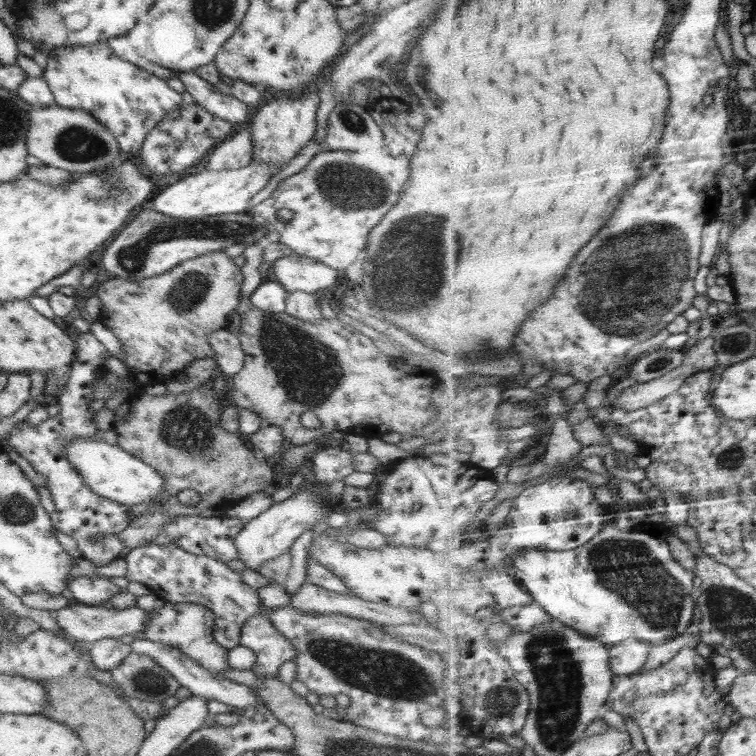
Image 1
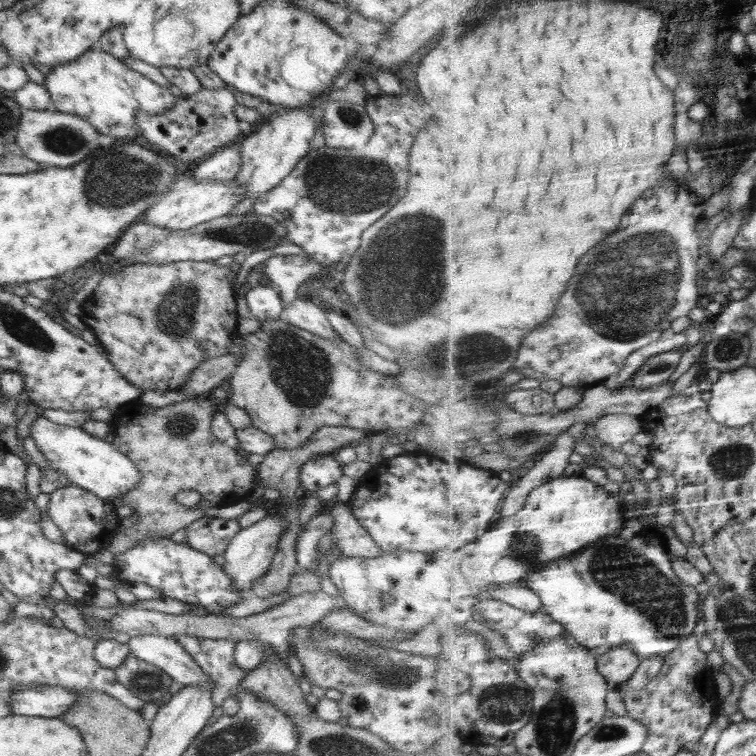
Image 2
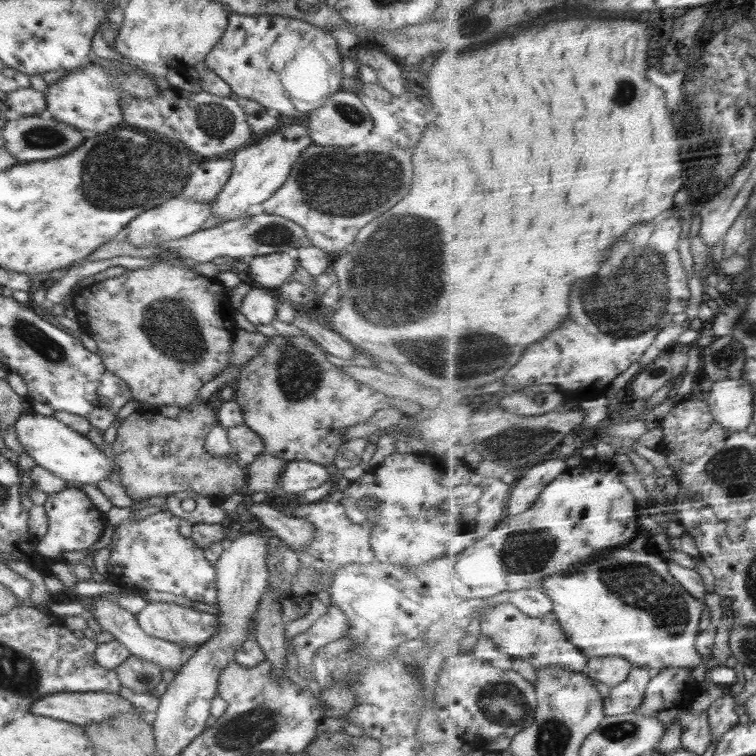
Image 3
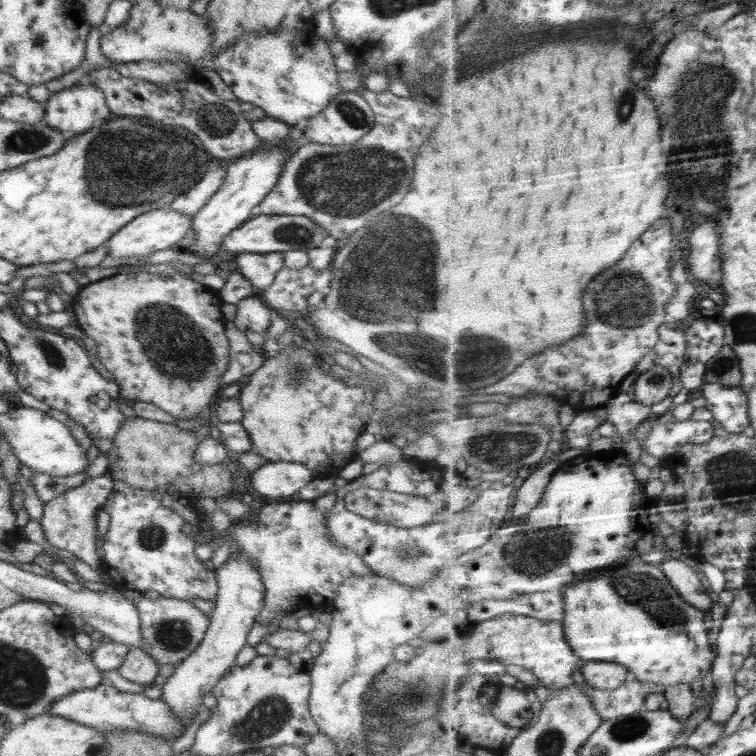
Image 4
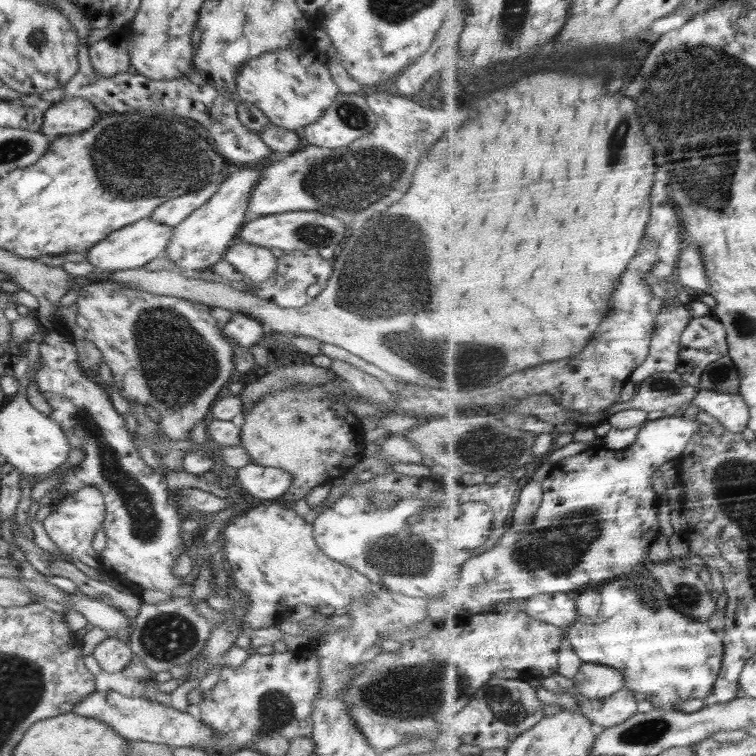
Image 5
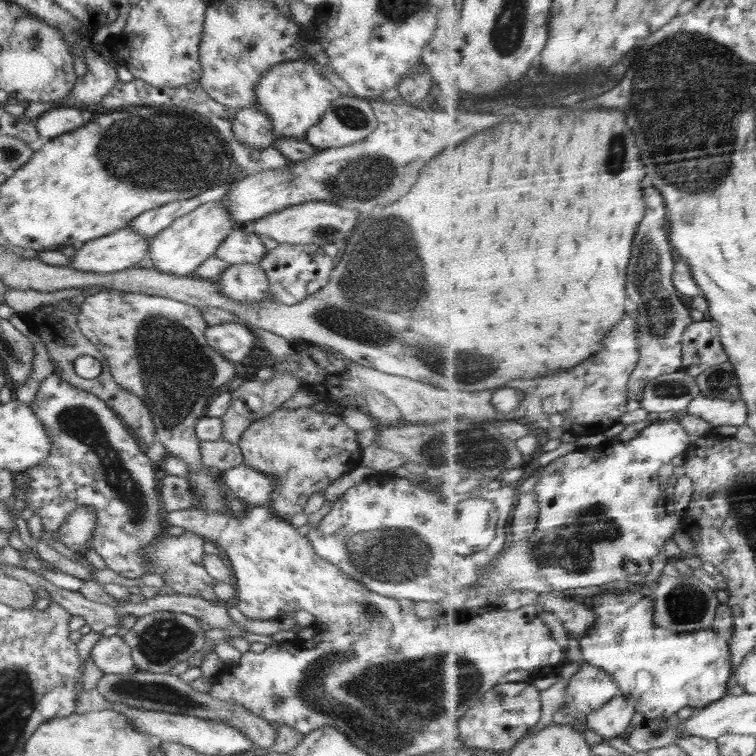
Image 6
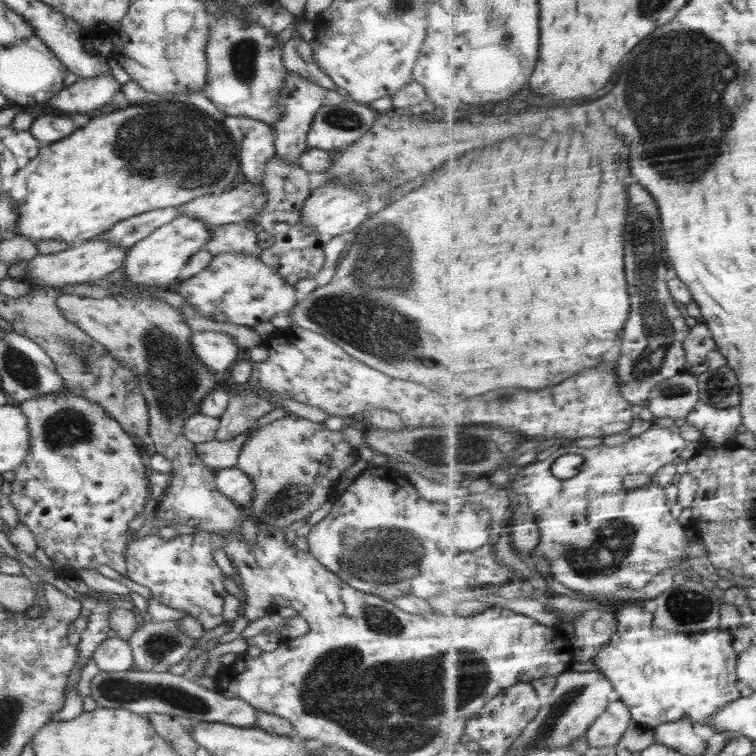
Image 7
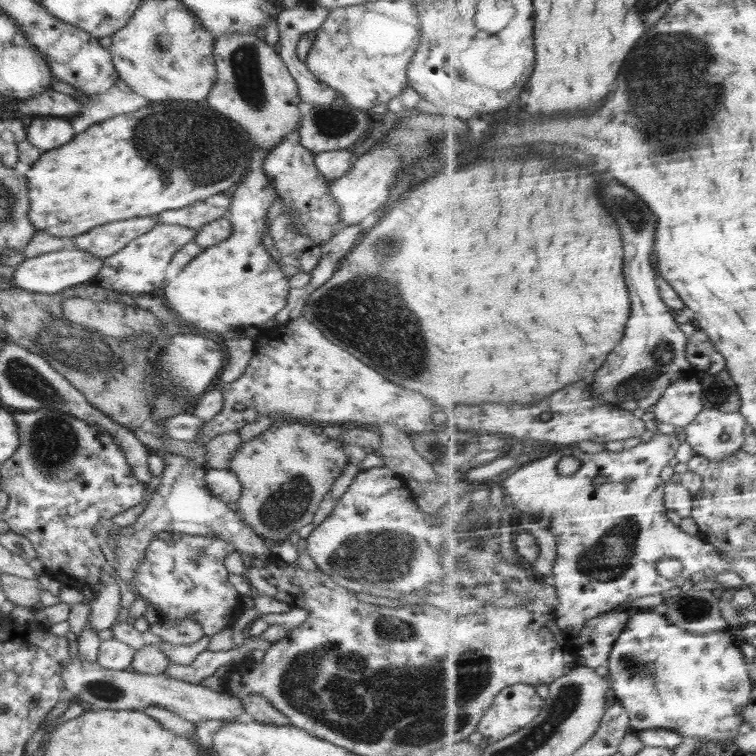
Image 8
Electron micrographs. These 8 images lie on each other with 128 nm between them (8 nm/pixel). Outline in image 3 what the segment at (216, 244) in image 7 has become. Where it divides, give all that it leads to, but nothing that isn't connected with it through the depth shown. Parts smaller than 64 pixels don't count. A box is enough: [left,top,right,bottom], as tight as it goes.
[249,252,300,291]

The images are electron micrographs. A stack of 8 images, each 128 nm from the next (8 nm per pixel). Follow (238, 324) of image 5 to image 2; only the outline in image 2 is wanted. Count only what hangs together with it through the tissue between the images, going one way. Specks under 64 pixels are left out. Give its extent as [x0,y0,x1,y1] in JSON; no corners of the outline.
[245,281,285,322]

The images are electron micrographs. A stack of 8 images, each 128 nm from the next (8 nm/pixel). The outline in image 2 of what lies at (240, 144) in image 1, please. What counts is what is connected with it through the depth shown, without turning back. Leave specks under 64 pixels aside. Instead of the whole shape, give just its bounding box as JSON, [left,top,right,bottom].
[193,145,242,182]

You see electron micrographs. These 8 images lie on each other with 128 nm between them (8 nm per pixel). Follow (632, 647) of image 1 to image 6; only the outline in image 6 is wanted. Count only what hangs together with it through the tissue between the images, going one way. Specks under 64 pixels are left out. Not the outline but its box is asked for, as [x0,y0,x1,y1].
[563,660,622,721]

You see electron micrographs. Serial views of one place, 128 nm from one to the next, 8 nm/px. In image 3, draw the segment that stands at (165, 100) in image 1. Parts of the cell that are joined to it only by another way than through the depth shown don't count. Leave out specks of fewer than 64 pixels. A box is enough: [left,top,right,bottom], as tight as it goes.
[45,61,162,133]

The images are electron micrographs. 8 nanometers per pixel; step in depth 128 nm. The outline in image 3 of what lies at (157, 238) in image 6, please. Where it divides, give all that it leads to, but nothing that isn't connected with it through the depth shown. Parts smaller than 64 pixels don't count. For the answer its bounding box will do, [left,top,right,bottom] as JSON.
[211,124,313,220]

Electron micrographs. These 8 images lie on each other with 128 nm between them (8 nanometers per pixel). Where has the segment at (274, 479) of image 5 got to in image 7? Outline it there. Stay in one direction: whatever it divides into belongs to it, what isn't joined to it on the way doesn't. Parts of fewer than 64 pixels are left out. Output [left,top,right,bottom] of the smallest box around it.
[215,468,254,509]

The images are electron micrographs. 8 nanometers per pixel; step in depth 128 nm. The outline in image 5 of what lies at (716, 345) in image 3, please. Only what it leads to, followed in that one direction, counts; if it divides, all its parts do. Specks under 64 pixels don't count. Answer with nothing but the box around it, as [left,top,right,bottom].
[701,355,741,394]

